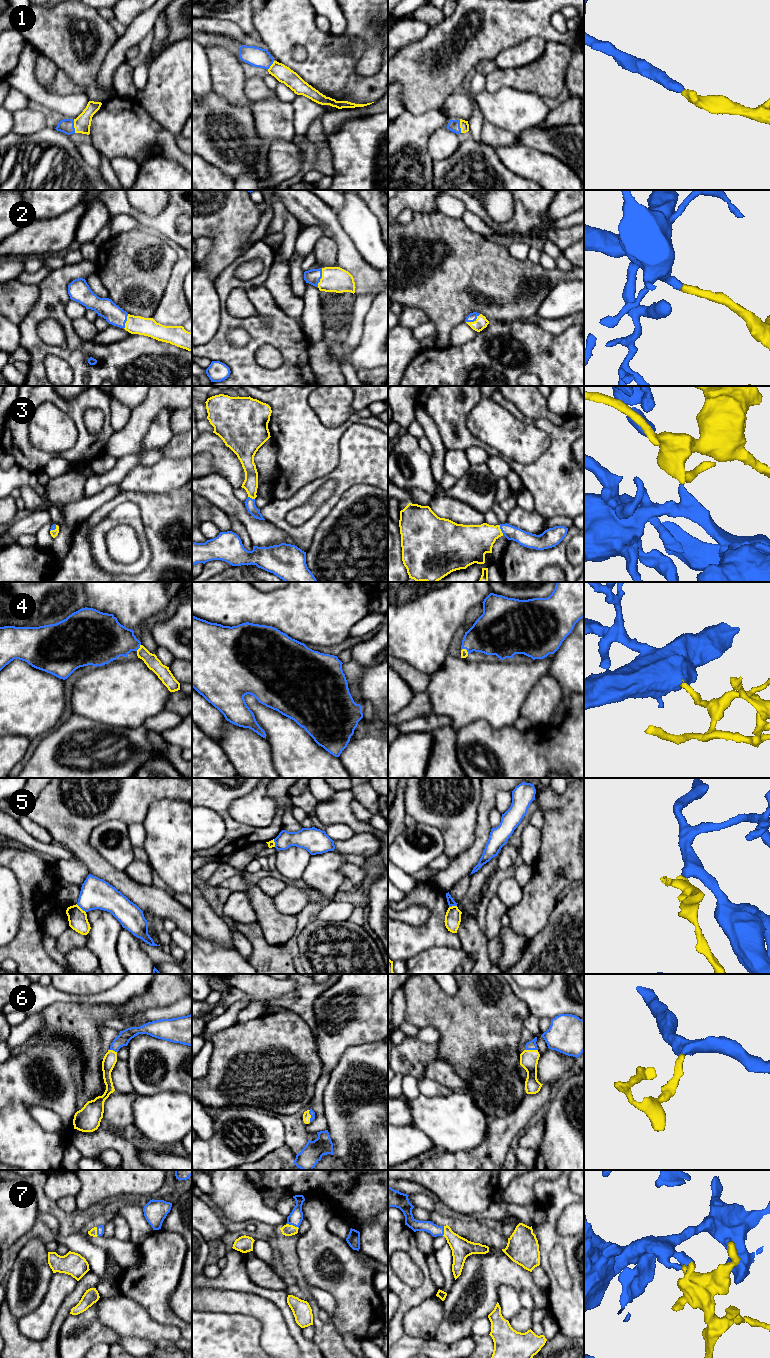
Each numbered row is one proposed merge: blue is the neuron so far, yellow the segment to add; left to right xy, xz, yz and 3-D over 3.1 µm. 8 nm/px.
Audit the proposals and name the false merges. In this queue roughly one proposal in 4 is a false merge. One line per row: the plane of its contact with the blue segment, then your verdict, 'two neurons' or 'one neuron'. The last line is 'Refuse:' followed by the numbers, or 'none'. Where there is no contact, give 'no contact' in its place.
1: xy | one neuron
2: xz | one neuron
3: yz | one neuron
4: xy | one neuron
5: xy | two neurons
6: yz | one neuron
7: xz | one neuron
Refuse: 5

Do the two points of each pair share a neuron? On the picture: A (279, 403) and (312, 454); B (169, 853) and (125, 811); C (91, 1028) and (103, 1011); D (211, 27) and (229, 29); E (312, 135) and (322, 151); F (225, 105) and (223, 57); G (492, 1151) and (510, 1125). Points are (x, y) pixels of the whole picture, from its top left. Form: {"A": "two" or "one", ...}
{"A": "one", "B": "two", "C": "one", "D": "one", "E": "one", "F": "two", "G": "one"}

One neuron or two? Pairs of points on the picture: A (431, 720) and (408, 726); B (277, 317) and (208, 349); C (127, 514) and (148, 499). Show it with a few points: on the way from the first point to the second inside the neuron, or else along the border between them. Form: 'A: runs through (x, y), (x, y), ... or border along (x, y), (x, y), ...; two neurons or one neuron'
A: runs through (425, 724), (414, 725); one neuron
B: runs through (264, 334), (246, 352), (227, 352); one neuron
C: border along (139, 506), (131, 502), (122, 502), (115, 507); two neurons

